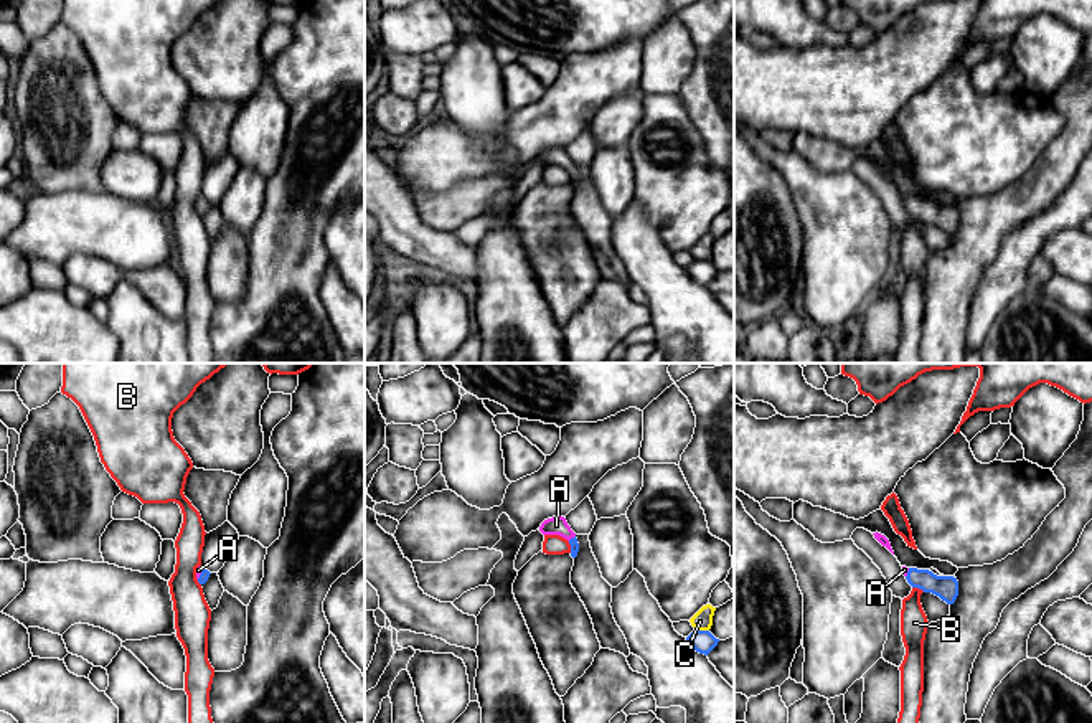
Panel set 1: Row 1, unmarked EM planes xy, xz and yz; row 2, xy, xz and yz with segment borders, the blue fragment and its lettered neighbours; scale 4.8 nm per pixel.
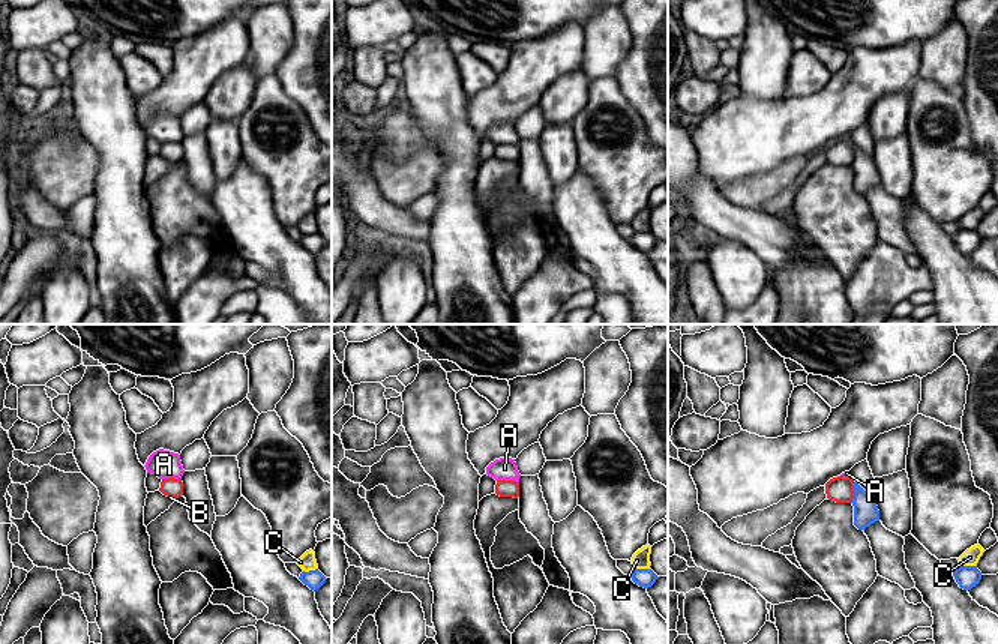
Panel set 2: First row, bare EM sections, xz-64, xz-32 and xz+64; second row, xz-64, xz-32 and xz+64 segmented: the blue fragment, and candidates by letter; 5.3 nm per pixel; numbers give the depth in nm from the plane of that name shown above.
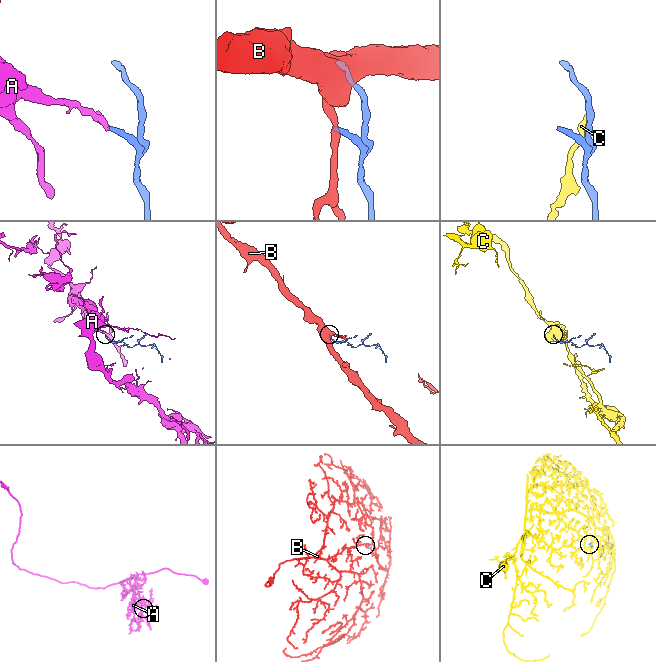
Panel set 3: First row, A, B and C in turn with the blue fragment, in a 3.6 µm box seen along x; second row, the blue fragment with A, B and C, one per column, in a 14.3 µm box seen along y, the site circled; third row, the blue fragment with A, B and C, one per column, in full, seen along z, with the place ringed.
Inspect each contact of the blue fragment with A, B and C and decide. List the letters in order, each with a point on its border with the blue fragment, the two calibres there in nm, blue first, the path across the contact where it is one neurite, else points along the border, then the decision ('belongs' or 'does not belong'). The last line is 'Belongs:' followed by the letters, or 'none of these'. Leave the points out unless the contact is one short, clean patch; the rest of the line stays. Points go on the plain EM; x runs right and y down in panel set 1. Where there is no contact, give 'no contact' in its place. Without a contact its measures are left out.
A: xy (202, 203) | 50/30 nm | across xy (205, 203), (202, 203), (198, 200) | belongs
B: yz (919, 218) | 110/130 nm | along yz (913, 217), (924, 222) | does not belong
C: xz (701, 261) | 110/100 nm | along xz (695, 259), (708, 261) | does not belong
Belongs: A

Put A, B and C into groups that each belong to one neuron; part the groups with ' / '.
A / B / C

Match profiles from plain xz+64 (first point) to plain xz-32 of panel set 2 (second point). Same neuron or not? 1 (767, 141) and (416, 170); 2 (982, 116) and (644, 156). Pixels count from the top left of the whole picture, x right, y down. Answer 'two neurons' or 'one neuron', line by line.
1: two neurons
2: two neurons

